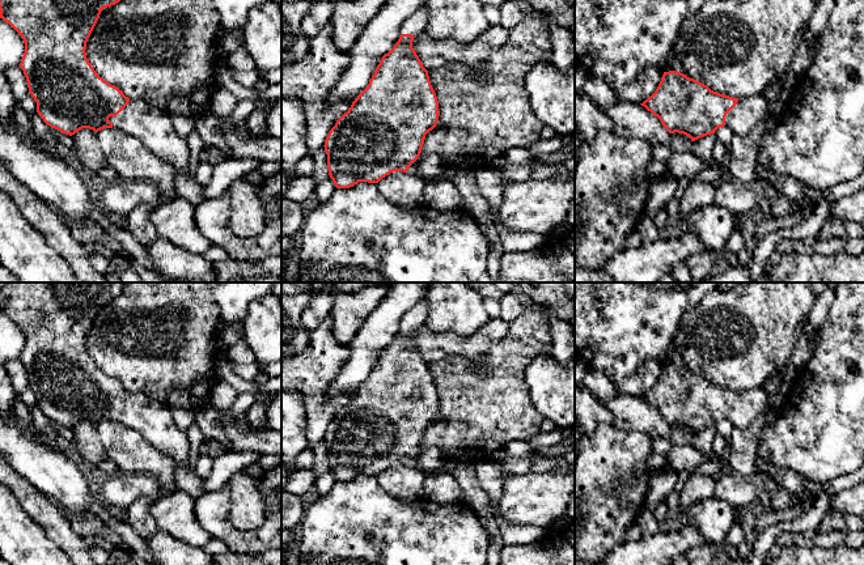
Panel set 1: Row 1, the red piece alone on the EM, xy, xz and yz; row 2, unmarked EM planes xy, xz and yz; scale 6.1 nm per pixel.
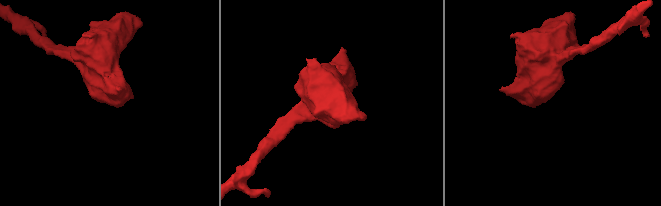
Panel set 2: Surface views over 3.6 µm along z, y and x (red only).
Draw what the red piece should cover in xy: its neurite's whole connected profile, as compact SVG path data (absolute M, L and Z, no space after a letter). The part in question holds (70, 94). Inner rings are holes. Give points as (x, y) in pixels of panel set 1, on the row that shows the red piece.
M0 0L0 18L3 18L7 24L9 24L24 39L25 52L21 59L20 68L24 71L24 75L26 77L29 94L37 102L37 112L47 126L59 129L62 133L69 136L75 135L77 131L82 128L89 128L93 129L94 132L98 132L103 128L115 128L123 131L124 133L137 139L151 153L173 163L177 173L185 177L189 173L189 162L190 162L189 146L186 140L177 135L171 124L171 115L158 110L149 109L148 105L141 99L130 99L117 86L109 84L102 77L99 77L98 73L92 67L92 64L89 63L89 60L86 59L86 52L85 52L86 42L99 18L102 9L115 5L119 1L120 0Z

